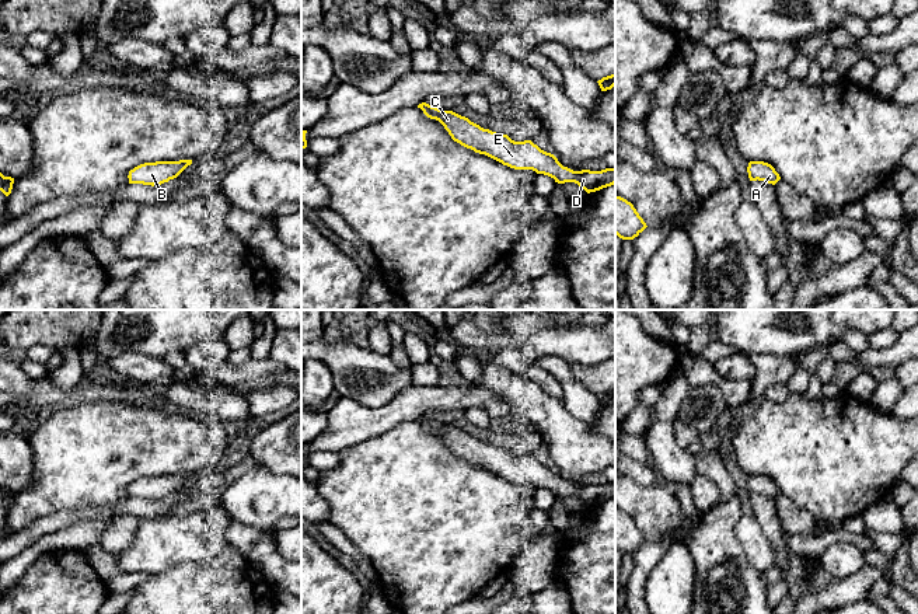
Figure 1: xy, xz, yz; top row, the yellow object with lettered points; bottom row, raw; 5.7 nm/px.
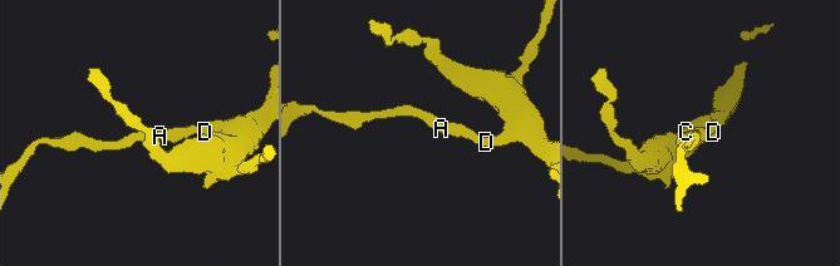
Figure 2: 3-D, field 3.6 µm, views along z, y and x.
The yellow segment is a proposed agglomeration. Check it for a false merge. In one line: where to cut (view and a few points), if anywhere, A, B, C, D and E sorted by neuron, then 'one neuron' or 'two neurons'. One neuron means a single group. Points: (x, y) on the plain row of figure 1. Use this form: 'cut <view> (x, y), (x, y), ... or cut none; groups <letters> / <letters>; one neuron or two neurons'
cut none; groups A B C D E; one neuron

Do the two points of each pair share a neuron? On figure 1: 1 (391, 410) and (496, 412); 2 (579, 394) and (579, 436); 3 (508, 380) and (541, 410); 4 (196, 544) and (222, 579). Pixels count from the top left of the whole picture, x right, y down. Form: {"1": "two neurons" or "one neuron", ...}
{"1": "one neuron", "2": "two neurons", "3": "one neuron", "4": "two neurons"}

